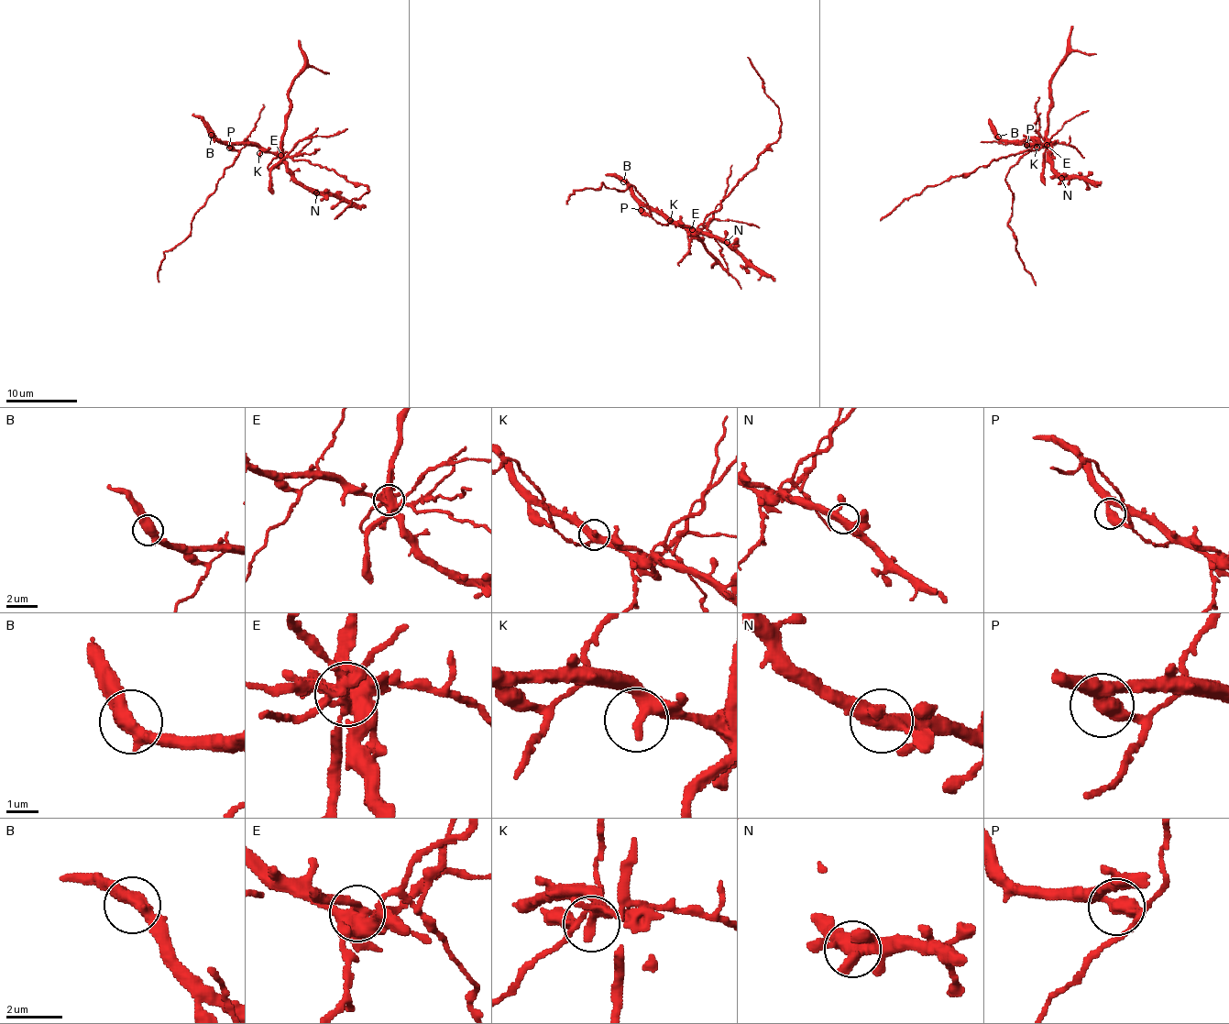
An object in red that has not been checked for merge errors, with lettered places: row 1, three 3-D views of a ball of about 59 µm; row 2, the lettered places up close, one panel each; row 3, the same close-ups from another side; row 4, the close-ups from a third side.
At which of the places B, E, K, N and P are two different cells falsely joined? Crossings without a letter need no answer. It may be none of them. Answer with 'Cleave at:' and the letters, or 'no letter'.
Cleave at: E, P

